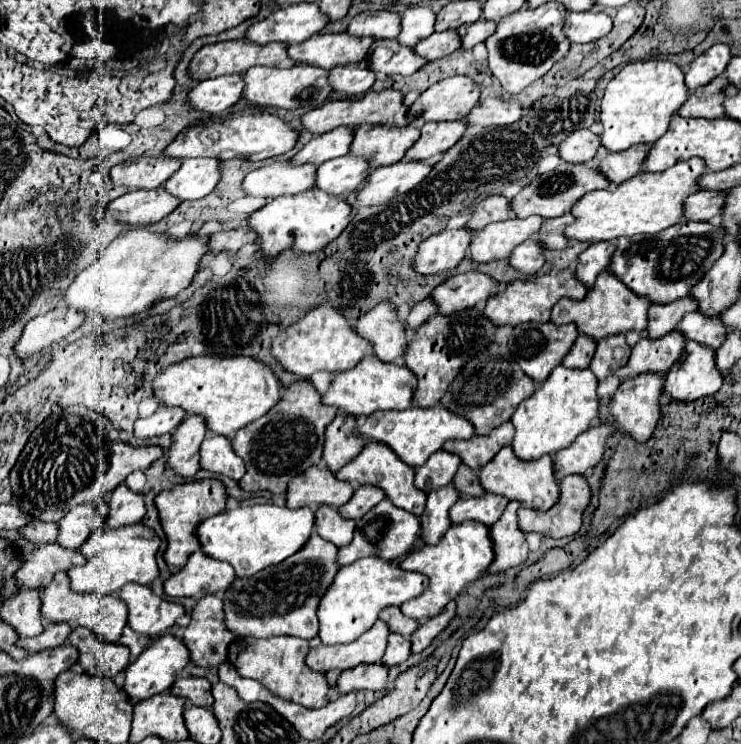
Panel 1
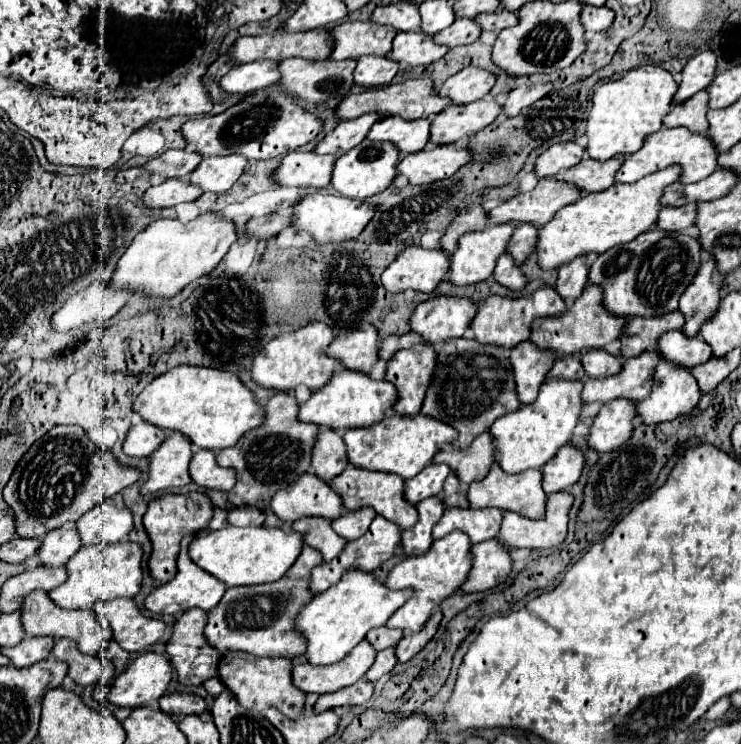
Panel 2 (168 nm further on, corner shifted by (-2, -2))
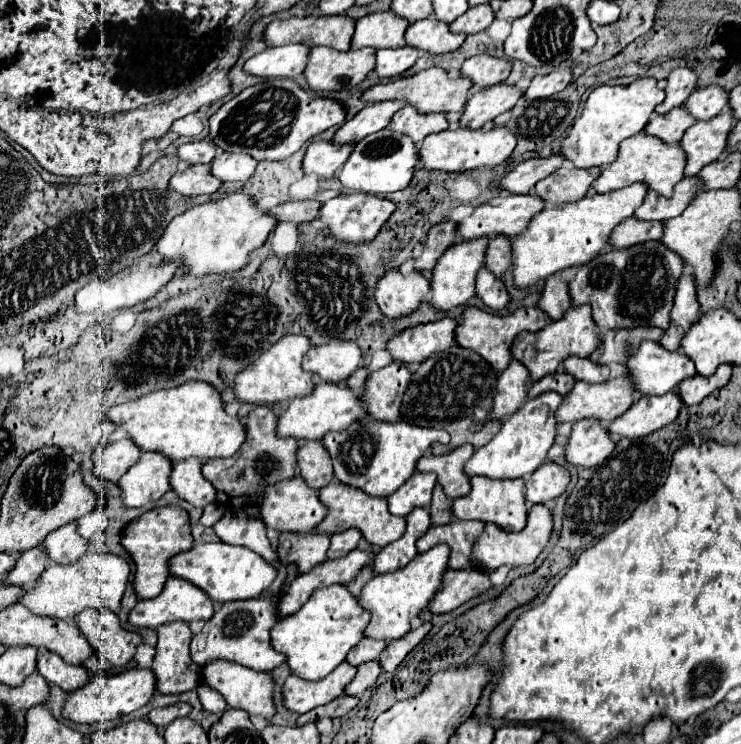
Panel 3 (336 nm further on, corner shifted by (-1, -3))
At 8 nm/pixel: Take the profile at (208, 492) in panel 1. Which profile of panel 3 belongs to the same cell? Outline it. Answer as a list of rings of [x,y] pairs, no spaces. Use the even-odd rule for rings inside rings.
[[[177,506],[153,508],[133,520],[133,562],[135,562],[135,578],[133,588],[137,598],[155,598],[163,590],[167,574],[167,560],[179,552],[185,552],[193,546],[189,516],[185,510]]]

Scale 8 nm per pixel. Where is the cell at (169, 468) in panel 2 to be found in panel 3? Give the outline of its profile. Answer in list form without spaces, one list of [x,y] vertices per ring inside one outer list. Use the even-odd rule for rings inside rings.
[[[143,452],[117,482],[121,488],[121,504],[125,508],[139,508],[147,502],[159,500],[167,490],[171,490],[171,468],[173,464],[165,456],[157,452]]]

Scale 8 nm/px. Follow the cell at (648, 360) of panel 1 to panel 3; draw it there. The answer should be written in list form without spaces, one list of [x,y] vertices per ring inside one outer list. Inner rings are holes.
[[[619,376],[615,380],[607,380],[601,384],[587,384],[587,382],[575,382],[573,390],[565,396],[563,404],[557,408],[555,418],[559,420],[559,424],[563,422],[577,422],[583,418],[593,418],[597,422],[601,422],[603,426],[607,426],[611,420],[615,420],[617,416],[621,416],[637,398],[637,392],[631,388],[631,380],[629,376]]]

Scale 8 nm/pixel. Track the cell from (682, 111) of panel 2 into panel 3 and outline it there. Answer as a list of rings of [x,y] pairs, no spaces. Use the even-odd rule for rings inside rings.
[[[675,108],[675,110],[669,110],[667,114],[651,116],[651,120],[647,122],[647,128],[643,130],[645,134],[655,136],[665,144],[673,144],[681,140],[681,136],[685,134],[687,128],[691,128],[691,124],[695,124],[695,118],[685,108]]]

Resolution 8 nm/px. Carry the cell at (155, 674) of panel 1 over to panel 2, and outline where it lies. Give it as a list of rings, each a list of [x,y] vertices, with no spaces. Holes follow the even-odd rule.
[[[142,653],[134,659],[126,671],[114,679],[110,693],[100,699],[118,707],[142,707],[146,703],[158,701],[172,681],[172,663],[168,663],[166,653]]]

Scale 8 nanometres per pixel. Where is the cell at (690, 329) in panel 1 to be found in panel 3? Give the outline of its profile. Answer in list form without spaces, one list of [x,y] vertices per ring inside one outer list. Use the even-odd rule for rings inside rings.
[[[643,340],[643,344],[629,348],[625,368],[629,378],[633,380],[633,388],[639,394],[653,394],[653,396],[661,396],[673,390],[681,380],[695,376],[695,364],[685,354],[667,352],[663,346],[659,346],[659,342],[653,340]]]

